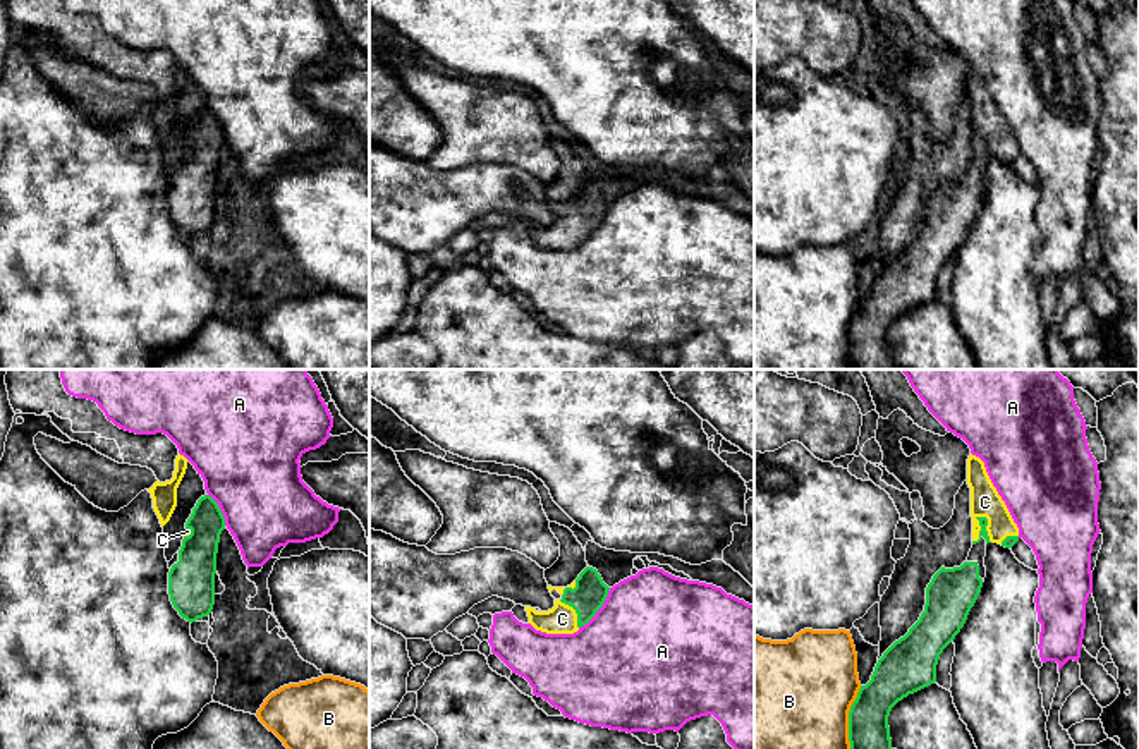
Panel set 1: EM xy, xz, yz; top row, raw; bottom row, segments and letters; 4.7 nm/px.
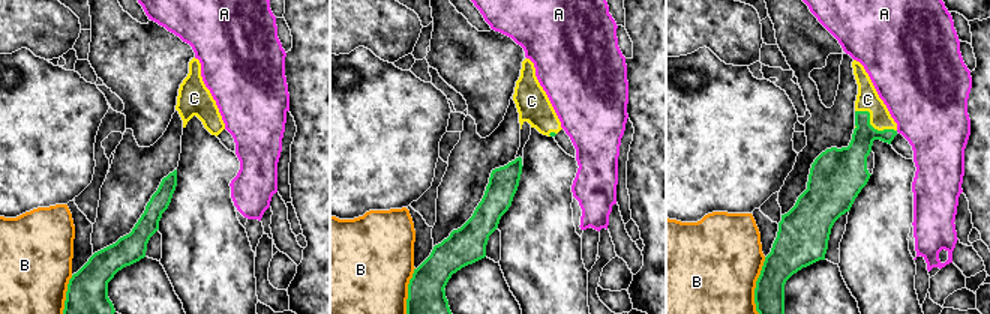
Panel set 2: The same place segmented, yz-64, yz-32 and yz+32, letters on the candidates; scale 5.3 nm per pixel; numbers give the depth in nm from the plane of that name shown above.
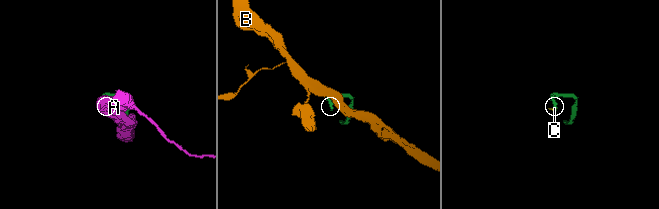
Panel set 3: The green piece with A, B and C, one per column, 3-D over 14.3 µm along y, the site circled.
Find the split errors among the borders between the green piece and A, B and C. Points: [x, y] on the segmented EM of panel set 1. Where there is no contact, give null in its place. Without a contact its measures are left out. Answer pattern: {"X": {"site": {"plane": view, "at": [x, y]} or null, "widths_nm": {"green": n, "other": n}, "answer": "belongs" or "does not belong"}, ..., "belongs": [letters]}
{"A": {"site": {"plane": "xz", "at": [600, 607]}, "widths_nm": {"green": 160, "other": 500}, "answer": "does not belong"}, "B": {"site": {"plane": "yz", "at": [849, 717]}, "widths_nm": {"green": 190, "other": 480}, "answer": "does not belong"}, "C": {"site": {"plane": "yz", "at": [981, 528]}, "widths_nm": {"green": 50, "other": 140}, "answer": "belongs"}, "belongs": ["C"]}

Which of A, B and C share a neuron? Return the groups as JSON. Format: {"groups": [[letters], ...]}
{"groups": [["A"], ["B"], ["C"]]}

